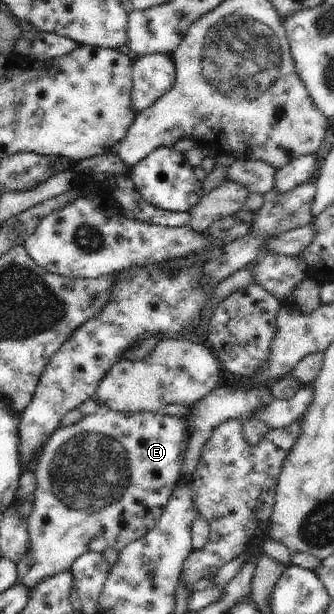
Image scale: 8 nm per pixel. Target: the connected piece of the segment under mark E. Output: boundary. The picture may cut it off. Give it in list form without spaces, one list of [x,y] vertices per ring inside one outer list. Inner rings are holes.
[[[105,409],[99,413],[95,414],[88,414],[85,415],[77,424],[73,424],[72,426],[68,427],[59,427],[53,435],[51,435],[51,438],[49,439],[49,442],[45,444],[43,447],[43,450],[40,452],[39,460],[37,461],[36,469],[34,470],[34,475],[36,478],[36,489],[34,492],[34,501],[33,501],[33,508],[32,513],[28,516],[26,523],[28,526],[28,538],[30,539],[30,545],[28,546],[28,551],[26,552],[26,557],[23,557],[22,559],[18,560],[18,563],[16,564],[16,567],[18,568],[18,575],[16,582],[20,585],[23,585],[26,589],[29,590],[29,595],[31,594],[31,591],[40,583],[43,582],[46,578],[51,578],[52,576],[55,576],[56,574],[59,574],[63,571],[69,571],[72,567],[72,564],[74,563],[75,559],[78,559],[83,553],[86,552],[92,552],[92,553],[102,553],[105,549],[115,549],[115,550],[123,550],[125,546],[128,544],[131,544],[134,540],[140,539],[144,534],[147,534],[147,531],[153,530],[155,526],[157,526],[157,523],[159,522],[159,519],[162,517],[164,508],[167,506],[168,500],[171,498],[172,492],[174,491],[174,488],[177,486],[180,477],[180,468],[182,465],[182,454],[186,451],[187,446],[187,439],[188,439],[188,425],[186,424],[186,416],[188,415],[188,412],[185,415],[182,416],[169,416],[164,414],[164,410],[157,411],[152,413],[151,411],[143,411],[143,412],[136,412],[136,413],[124,413],[123,411],[111,411],[109,409]]]

